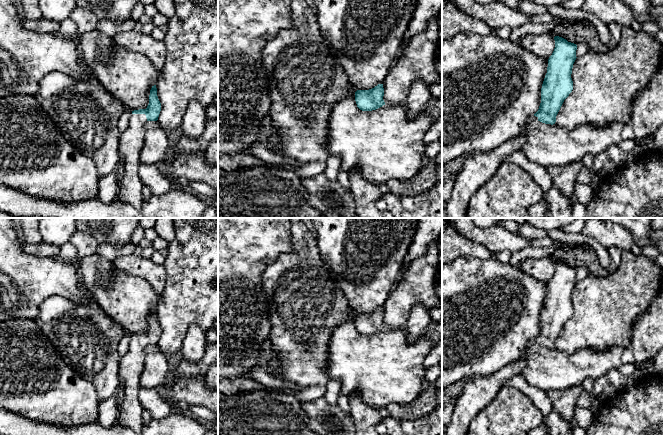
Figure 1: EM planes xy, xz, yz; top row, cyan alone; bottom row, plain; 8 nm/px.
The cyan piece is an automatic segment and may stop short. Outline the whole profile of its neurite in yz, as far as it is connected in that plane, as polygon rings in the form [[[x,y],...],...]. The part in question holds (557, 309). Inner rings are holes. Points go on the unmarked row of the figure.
[[[555,260],[554,264],[555,272],[548,283],[547,297],[541,312],[541,327],[528,345],[555,348],[564,324],[573,314],[571,298],[577,282],[577,269],[559,260]]]

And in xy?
[[[156,309],[152,310],[149,328],[146,333],[132,335],[129,352],[119,361],[120,383],[124,389],[124,397],[118,407],[116,423],[125,425],[135,432],[144,426],[143,407],[139,400],[140,377],[143,372],[147,345],[157,345],[161,335],[161,327],[157,320]]]

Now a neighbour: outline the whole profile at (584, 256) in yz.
[[[589,245],[561,247],[550,255],[549,258],[553,261],[562,261],[576,269],[583,267],[588,270],[589,274],[596,276],[608,275],[607,269],[601,266],[597,253]]]

